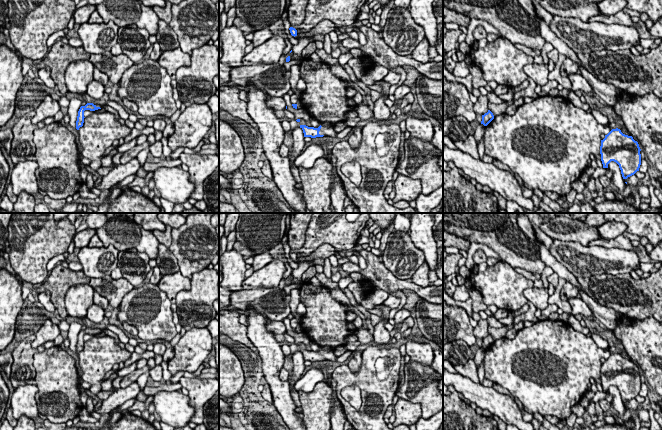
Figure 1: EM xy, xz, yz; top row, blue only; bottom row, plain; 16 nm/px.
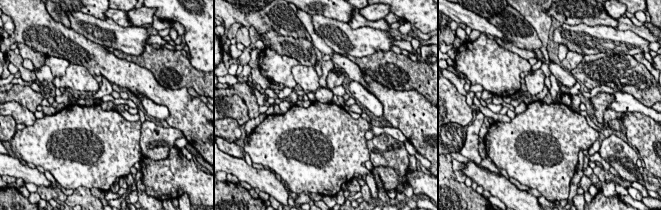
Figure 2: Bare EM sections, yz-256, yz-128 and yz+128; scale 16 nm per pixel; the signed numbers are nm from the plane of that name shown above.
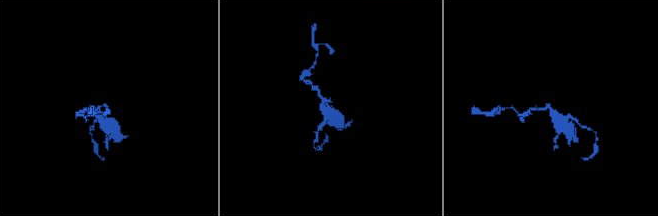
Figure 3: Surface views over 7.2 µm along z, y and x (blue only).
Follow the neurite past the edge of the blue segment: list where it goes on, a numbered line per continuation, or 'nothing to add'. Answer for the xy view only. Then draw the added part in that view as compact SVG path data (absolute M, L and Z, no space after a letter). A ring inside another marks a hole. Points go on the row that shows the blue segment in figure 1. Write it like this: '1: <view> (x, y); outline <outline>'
1: xy (109, 109); outline M96 105L96 107L103 108L103 109L105 109L107 112L113 113L113 114L115 115L115 119L116 119L117 121L119 121L122 125L125 125L125 120L122 119L122 118L119 116L117 110L115 110L114 108L112 108L112 107L108 106L108 105L106 105L106 106Z

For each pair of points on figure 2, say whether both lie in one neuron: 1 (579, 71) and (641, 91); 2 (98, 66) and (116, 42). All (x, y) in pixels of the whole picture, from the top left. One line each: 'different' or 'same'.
1: same
2: different

